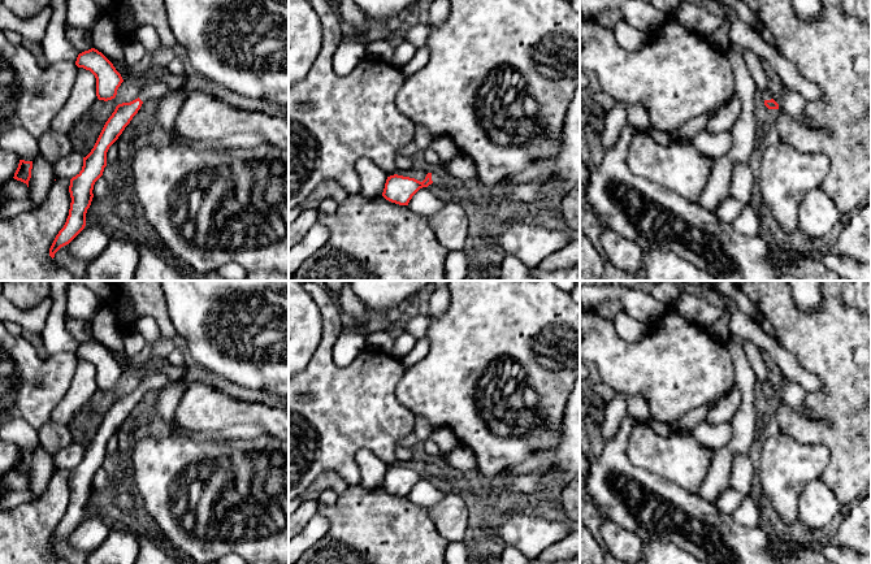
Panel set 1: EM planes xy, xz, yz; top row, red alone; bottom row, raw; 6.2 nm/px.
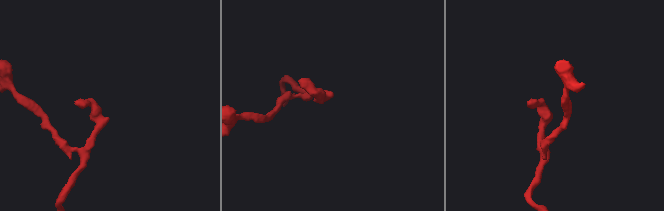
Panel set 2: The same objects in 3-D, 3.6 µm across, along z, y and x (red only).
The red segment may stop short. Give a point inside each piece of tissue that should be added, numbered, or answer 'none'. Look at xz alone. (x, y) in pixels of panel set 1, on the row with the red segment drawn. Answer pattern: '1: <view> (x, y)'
1: xz (446, 179)

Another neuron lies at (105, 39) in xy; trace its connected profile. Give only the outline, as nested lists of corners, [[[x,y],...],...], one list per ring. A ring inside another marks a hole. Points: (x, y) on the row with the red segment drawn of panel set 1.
[[[103,13],[92,29],[94,48],[101,52],[116,66],[124,62],[122,40],[116,31],[116,18],[112,13]]]

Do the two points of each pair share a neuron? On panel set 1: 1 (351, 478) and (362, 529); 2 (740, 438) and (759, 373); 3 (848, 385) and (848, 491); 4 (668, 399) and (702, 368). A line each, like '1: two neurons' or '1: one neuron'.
1: two neurons
2: two neurons
3: one neuron
4: one neuron

